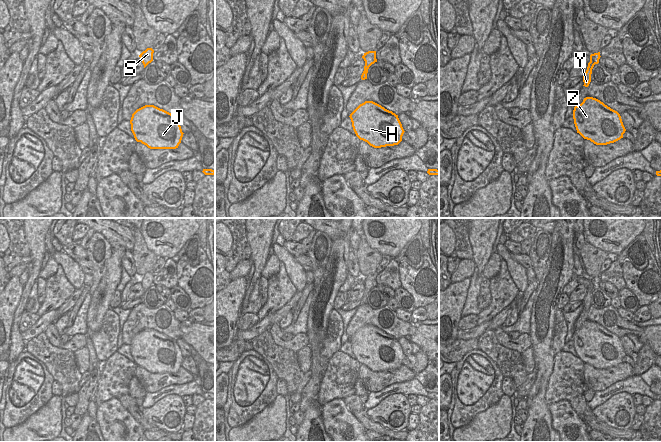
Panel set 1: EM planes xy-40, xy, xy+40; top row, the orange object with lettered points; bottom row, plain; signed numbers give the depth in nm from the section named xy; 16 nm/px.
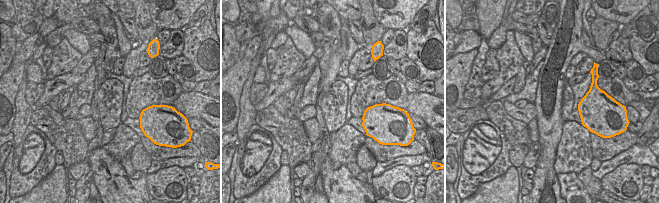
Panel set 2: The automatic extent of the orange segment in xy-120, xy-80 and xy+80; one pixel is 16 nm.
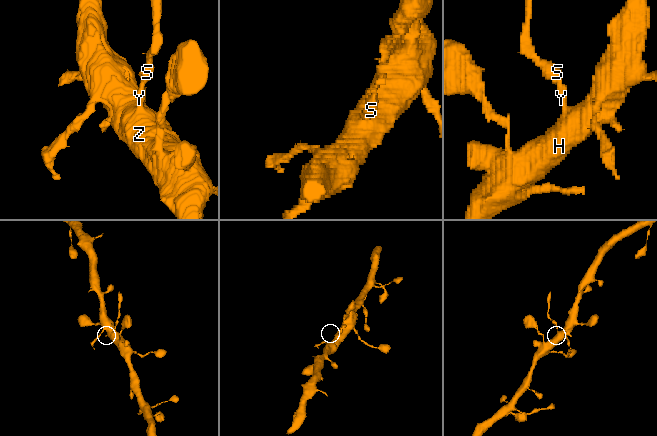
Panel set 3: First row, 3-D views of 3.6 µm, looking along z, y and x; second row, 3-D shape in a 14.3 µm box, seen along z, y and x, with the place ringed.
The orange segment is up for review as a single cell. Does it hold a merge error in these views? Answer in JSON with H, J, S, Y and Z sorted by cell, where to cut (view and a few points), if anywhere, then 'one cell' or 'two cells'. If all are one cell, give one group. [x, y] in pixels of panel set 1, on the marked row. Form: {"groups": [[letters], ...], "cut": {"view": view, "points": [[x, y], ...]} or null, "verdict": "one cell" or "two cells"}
{"groups": [["H", "J", "Y", "Z"], ["S"]], "cut": {"view": "xy+40", "points": [[588, 63], [591, 69]]}, "verdict": "two cells"}

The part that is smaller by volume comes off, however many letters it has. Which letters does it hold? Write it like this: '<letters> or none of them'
S

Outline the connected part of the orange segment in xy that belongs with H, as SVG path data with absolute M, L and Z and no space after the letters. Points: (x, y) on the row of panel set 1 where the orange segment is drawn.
M365 101L351 114L356 136L374 148L398 145L404 129L398 115L373 101Z

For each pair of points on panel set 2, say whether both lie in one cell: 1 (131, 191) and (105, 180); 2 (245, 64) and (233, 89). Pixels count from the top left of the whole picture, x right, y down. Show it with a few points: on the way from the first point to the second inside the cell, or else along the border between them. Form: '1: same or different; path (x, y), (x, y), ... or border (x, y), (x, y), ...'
1: same; path (125, 191), (117, 191), (111, 185)
2: same; path (240, 70), (233, 79), (233, 83)

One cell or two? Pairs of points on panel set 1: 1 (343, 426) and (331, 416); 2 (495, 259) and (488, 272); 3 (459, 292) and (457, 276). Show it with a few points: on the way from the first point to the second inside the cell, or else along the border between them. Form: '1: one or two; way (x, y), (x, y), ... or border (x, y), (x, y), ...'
1: one; way (340, 423), (334, 418)
2: one; way (494, 262), (491, 269)
3: two; border (469, 277), (452, 283)

